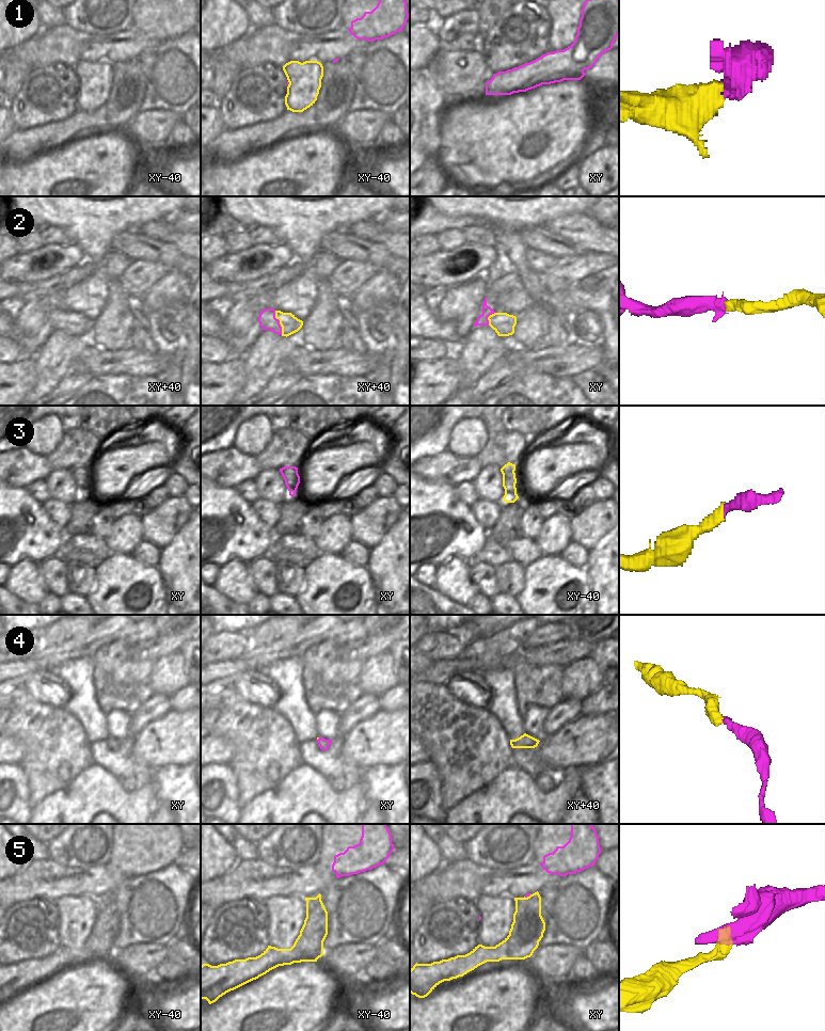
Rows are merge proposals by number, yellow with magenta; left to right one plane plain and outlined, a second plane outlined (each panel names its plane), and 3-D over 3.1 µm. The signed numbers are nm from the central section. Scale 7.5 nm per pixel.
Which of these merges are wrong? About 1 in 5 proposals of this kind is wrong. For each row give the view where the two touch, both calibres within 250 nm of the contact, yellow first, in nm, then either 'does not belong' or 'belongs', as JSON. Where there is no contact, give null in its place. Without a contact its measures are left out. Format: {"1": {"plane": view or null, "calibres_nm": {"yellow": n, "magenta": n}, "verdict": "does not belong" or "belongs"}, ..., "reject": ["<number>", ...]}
{"1": {"plane": "xy-40", "calibres_nm": {"yellow": 240, "magenta": 20}, "verdict": "does not belong"}, "2": {"plane": "xy+40", "calibres_nm": {"yellow": 140, "magenta": 130}, "verdict": "belongs"}, "3": {"plane": null, "verdict": "belongs"}, "4": {"plane": null, "verdict": "belongs"}, "5": {"plane": "xy", "calibres_nm": {"yellow": 240, "magenta": 20}, "verdict": "belongs"}, "reject": ["1"]}

